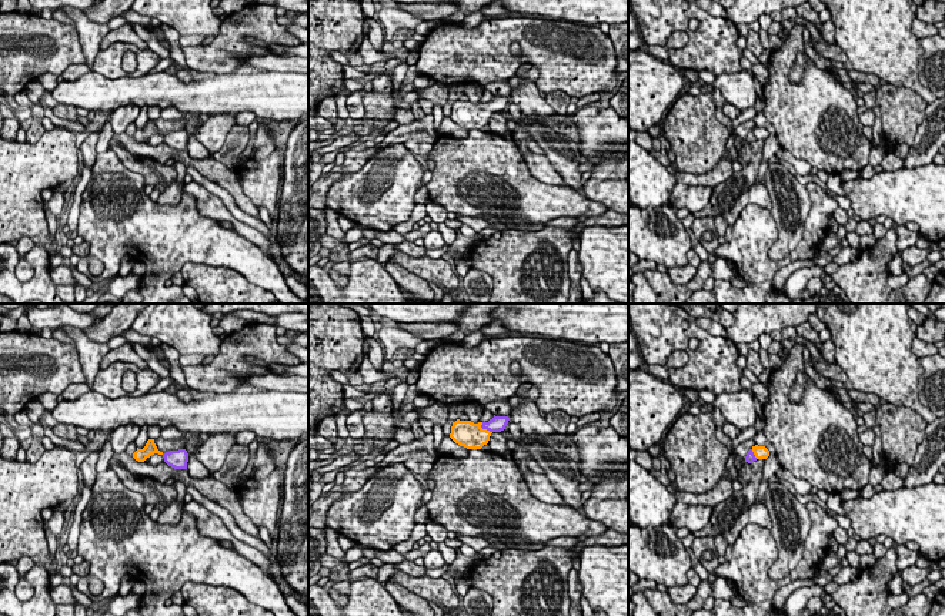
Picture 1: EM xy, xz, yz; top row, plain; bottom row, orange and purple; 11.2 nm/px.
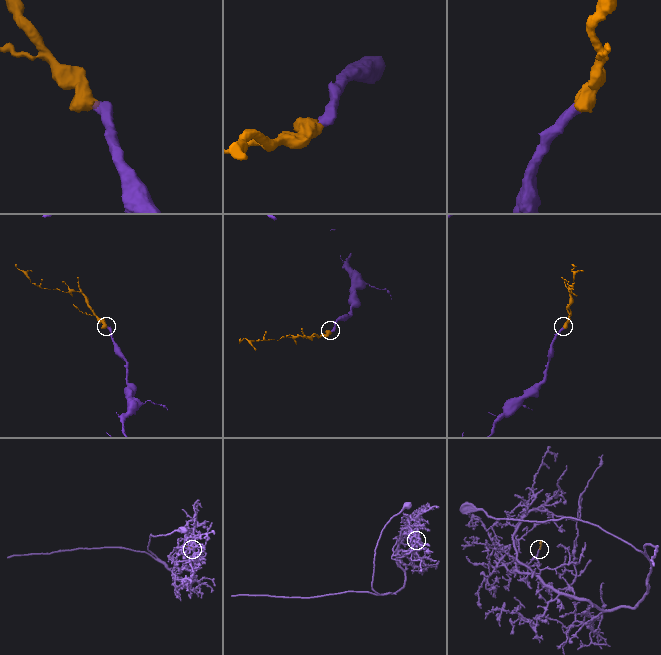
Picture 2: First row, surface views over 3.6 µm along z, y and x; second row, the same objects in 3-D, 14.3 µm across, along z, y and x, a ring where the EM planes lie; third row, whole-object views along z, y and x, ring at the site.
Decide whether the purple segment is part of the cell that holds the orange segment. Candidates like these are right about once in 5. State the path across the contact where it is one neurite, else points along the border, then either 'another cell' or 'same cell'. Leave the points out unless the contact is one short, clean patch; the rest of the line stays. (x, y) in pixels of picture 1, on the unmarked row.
runs through xz (467, 114), (478, 114), (484, 110), (497, 104); same cell

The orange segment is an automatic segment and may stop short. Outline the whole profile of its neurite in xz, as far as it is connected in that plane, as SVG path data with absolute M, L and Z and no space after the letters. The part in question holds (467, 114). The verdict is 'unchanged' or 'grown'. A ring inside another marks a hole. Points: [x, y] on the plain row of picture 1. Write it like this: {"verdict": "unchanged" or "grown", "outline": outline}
{"verdict": "grown", "outline": "M495 97L488 103L474 104L471 101L453 103L450 118L467 130L481 130L488 124L492 113L501 113L505 110L510 98Z"}

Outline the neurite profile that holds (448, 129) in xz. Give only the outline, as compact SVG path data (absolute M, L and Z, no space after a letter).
M444 117L441 124L435 128L438 137L447 138L465 138L468 135L468 131L470 130L455 124L450 117Z

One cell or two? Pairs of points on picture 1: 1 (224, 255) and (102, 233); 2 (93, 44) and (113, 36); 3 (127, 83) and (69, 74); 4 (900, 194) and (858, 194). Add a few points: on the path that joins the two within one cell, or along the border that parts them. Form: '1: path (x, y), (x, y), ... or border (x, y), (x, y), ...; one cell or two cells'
1: path (194, 238), (132, 233); one cell
2: border (110, 30), (99, 49); two cells
3: border (89, 70), (73, 80), (64, 81); two cells
4: path (890, 194), (868, 194); one cell

